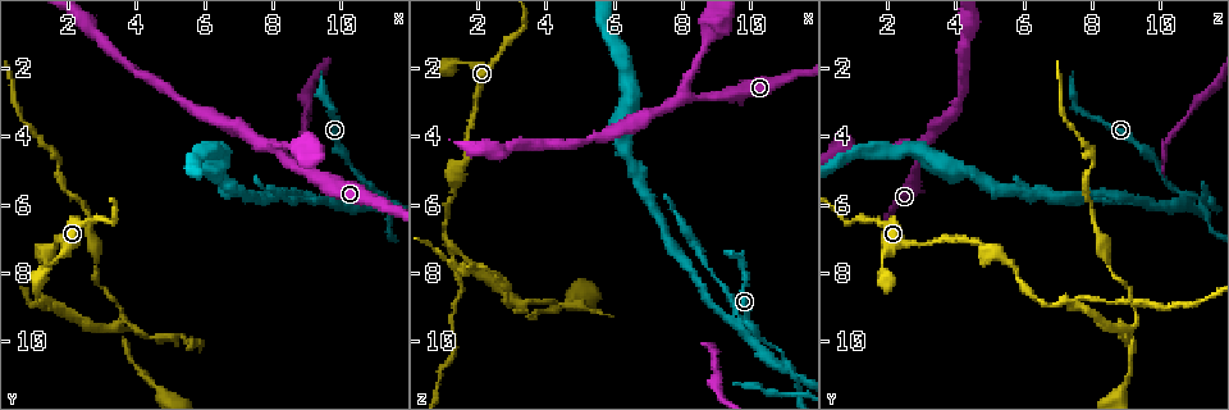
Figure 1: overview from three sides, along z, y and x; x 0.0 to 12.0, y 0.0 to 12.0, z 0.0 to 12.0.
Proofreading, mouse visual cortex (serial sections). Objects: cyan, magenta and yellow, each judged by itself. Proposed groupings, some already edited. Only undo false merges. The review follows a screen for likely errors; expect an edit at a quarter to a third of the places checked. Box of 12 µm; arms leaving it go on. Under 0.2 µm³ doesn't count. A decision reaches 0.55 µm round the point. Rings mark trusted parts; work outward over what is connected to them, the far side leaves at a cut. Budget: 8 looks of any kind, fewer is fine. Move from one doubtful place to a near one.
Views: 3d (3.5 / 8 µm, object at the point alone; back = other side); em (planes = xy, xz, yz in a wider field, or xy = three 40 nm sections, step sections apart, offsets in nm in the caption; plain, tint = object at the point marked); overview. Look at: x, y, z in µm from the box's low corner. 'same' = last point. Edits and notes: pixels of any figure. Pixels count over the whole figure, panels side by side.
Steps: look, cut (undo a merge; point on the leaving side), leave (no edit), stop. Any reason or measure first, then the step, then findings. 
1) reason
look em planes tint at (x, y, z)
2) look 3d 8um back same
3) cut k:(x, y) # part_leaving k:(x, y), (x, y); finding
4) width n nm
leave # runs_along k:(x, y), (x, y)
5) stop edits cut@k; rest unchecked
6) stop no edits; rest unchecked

abrupt turn
look 3d 8um at (8.0, 4.4, 3.0)

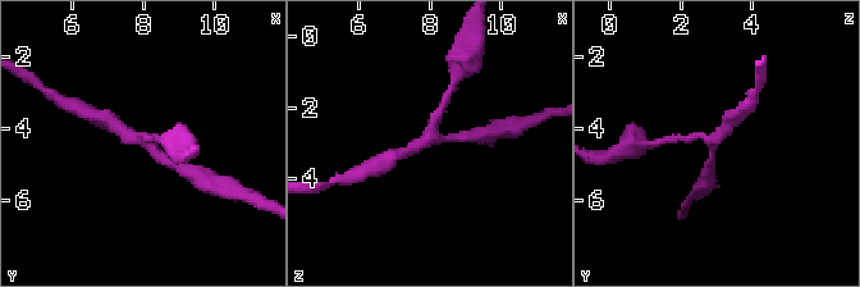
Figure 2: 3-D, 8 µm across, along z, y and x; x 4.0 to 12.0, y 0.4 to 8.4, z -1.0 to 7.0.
arms 3; arm_widths 200, 250, 300 nm; shape alone is not enough
look em xy step 1 tint at (8.1, 4.4, 2.8)

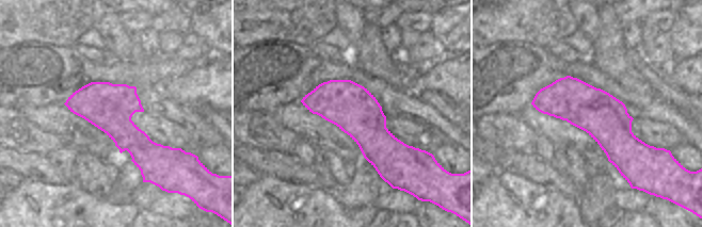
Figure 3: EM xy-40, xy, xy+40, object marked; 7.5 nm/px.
leave # runs_along 2:(177, 165), (117, 127); one cell here

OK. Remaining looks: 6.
a fork
look 3d 3.5um at (1.3, 8.7, 7.3)

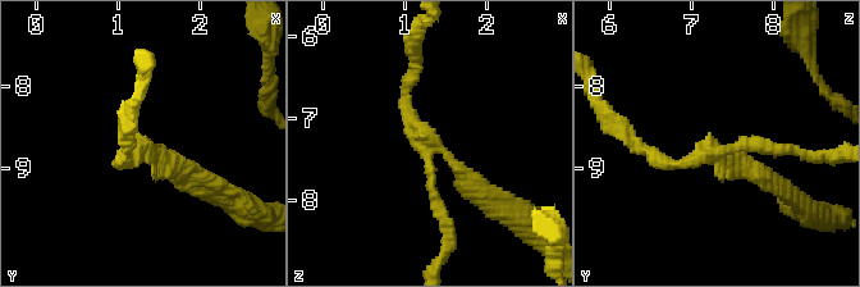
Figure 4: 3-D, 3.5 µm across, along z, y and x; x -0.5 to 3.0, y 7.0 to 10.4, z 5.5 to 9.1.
arms 3; arm_widths 150, 200, 200 nm; shape alone is not enough
look em xy step 1 tint at (1.30, 8.80, 7.30)

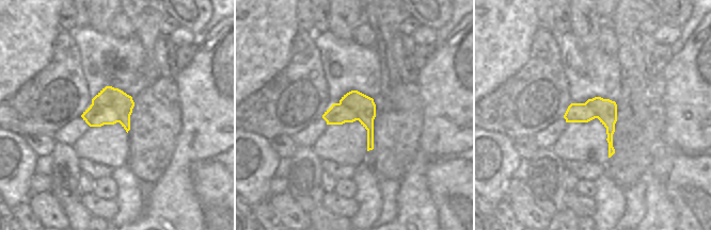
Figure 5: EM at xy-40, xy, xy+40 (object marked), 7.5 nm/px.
cut 4:(758, 177) # part_leaving 4:(420, 130), (462, 180), (506, 212); two cells meet here

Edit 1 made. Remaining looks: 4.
see it whole again
look overview

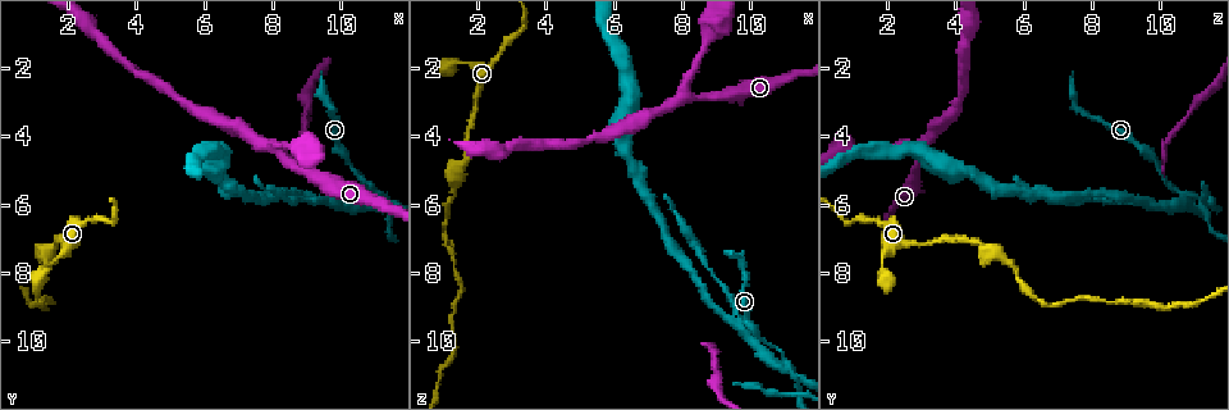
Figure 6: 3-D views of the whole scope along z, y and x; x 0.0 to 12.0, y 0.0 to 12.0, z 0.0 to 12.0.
a fork
look 3d 3.5um back at (11.3, 5.8, 10.8)

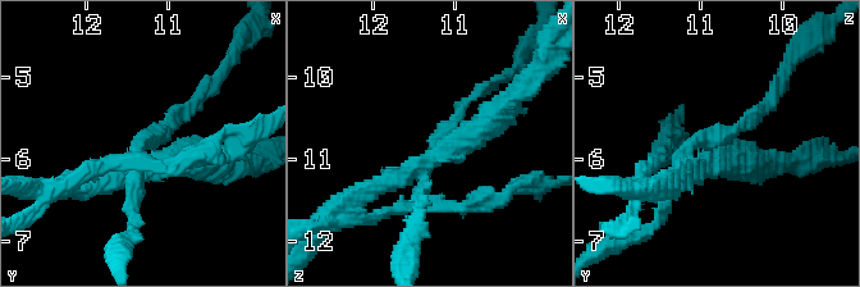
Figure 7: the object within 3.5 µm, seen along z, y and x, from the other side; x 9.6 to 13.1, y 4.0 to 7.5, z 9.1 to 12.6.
look em planes tint at (11.25, 5.75, 10.85)

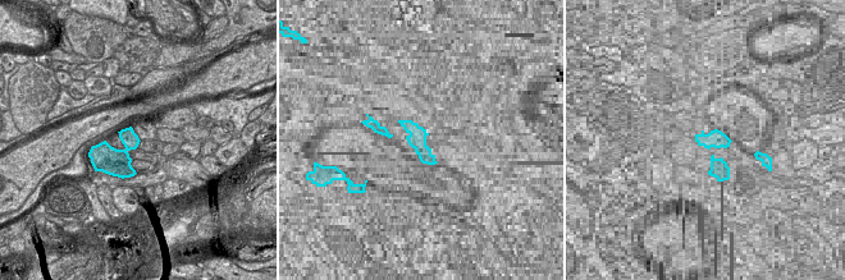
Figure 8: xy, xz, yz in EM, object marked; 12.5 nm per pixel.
cut 7:(750, 153) # part_leaving 7:(708, 154), (712, 162), (790, 162); two cells meet here

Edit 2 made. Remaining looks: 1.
stop edits cut@4, cut@7; rest unchecked

